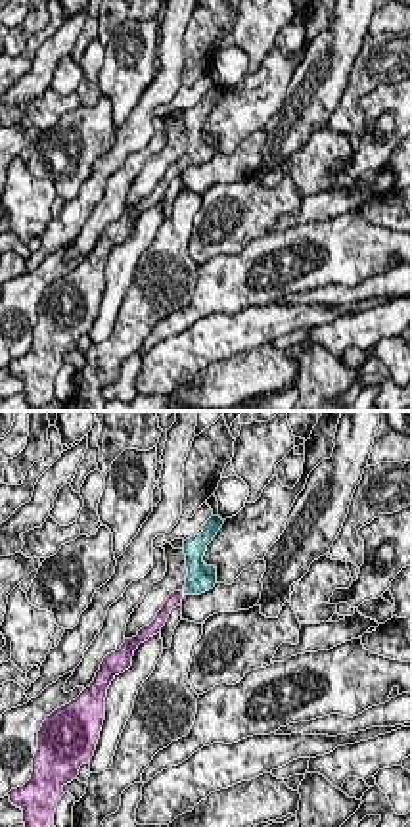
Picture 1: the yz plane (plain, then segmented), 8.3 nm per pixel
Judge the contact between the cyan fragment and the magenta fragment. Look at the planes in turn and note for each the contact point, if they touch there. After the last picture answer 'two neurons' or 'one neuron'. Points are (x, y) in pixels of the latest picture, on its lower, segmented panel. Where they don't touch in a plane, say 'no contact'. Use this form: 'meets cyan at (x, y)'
meets cyan at (183, 590)

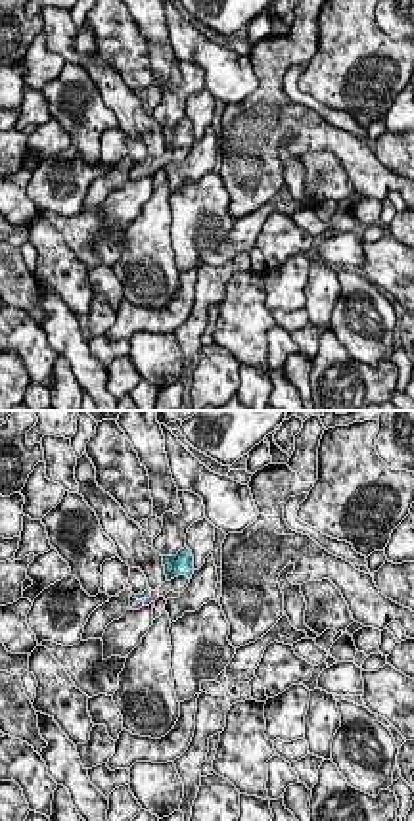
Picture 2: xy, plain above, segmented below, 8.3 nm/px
meets cyan at (150, 595)

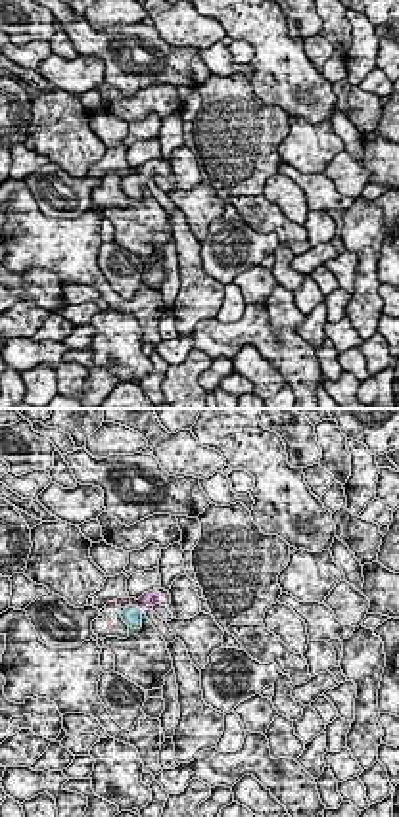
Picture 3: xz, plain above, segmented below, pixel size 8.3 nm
meets cyan at (137, 606)

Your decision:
one neuron

